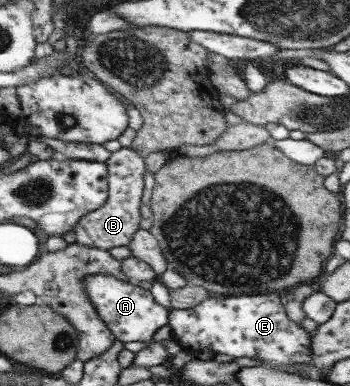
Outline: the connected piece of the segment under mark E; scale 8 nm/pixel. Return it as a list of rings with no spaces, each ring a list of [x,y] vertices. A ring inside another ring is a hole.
[[[275,293],[235,297],[208,297],[192,308],[169,309],[171,338],[182,350],[194,353],[206,350],[236,358],[260,359],[286,369],[304,365],[311,358],[312,334],[288,320]]]

